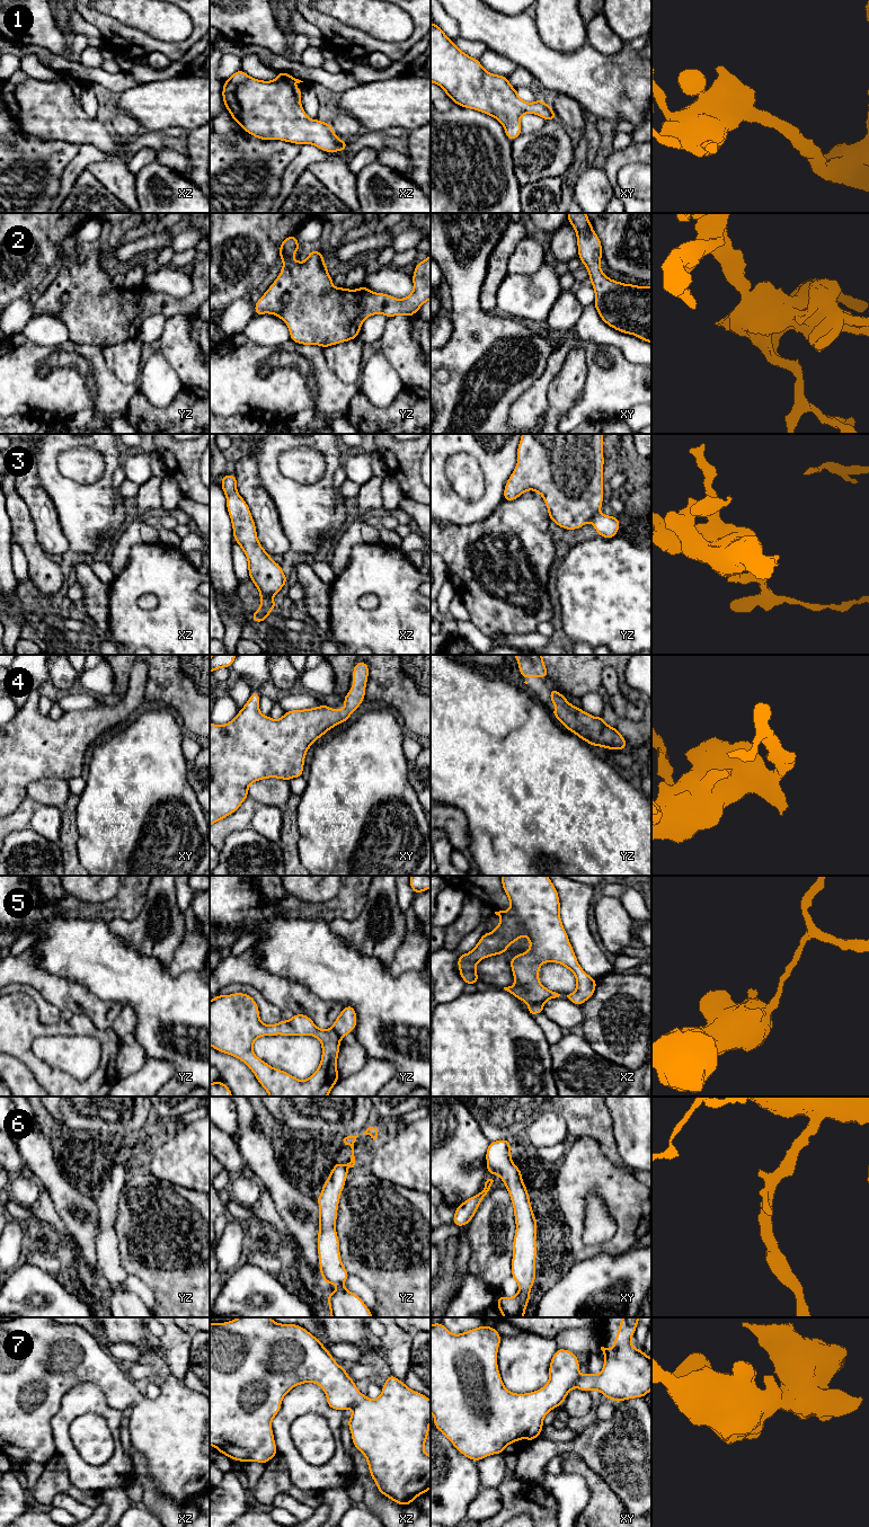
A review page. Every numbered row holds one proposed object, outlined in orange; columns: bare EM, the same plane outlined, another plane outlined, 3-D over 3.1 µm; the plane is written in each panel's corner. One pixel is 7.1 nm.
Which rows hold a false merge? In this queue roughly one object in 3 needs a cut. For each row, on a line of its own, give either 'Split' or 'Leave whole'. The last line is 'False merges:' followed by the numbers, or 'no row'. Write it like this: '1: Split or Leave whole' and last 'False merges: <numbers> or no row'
1: Leave whole
2: Leave whole
3: Split
4: Leave whole
5: Split
6: Leave whole
7: Leave whole
False merges: 3, 5

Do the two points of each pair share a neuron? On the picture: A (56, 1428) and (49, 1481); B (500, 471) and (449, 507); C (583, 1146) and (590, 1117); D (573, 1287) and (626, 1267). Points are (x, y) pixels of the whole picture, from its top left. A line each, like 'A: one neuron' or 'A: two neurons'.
A: two neurons
B: one neuron
C: two neurons
D: one neuron

